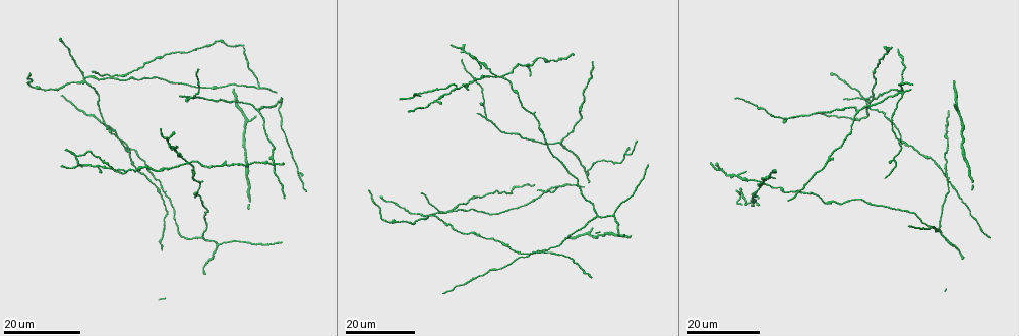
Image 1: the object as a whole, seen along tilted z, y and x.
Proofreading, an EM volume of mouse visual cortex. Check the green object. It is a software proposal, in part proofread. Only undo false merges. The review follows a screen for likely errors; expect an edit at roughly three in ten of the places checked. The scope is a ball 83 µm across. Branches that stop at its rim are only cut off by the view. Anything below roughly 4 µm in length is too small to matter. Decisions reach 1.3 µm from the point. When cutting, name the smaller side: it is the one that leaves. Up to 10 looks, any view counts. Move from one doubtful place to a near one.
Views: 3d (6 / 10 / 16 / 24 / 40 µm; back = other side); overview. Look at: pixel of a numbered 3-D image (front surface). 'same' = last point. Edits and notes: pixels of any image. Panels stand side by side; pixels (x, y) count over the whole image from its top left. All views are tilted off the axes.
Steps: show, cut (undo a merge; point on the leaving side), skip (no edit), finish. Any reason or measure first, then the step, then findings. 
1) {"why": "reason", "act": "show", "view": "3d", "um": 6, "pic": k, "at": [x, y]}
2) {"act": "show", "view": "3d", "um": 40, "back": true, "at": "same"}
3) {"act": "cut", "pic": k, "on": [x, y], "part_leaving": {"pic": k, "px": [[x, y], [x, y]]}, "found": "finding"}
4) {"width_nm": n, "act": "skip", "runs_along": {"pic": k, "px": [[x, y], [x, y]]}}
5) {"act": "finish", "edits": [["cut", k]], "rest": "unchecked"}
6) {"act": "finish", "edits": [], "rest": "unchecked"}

{"why": "a fork", "act": "show", "view": "3d", "um": 24, "pic": 1, "at": [566, 182]}

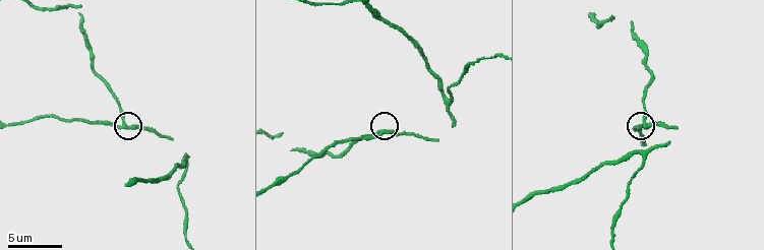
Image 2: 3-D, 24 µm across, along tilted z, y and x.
{"act": "show", "view": "3d", "um": 6, "pic": 2, "at": [645, 122]}

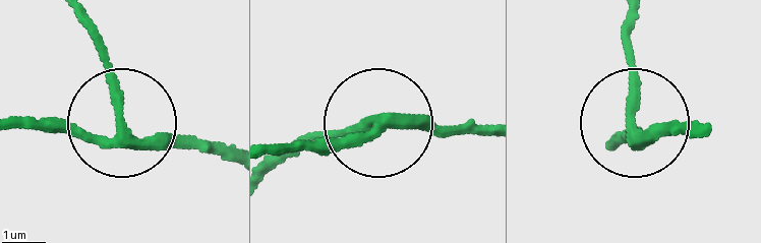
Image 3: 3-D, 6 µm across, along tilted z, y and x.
{"width_nm": 230, "act": "skip", "runs_along": {"pic": 3, "px": [[12, 119], [85, 133], [119, 122], [124, 101], [98, 26]]}, "found": "one cell here"}

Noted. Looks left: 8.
{"why": "three arms meet", "act": "show", "view": "3d", "um": 24, "pic": 1, "at": [857, 110]}

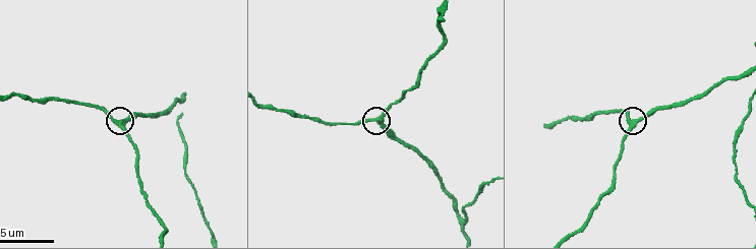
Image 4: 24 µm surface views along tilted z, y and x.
{"why": "closer look", "act": "show", "view": "3d", "um": 6, "pic": 4, "at": [630, 128]}

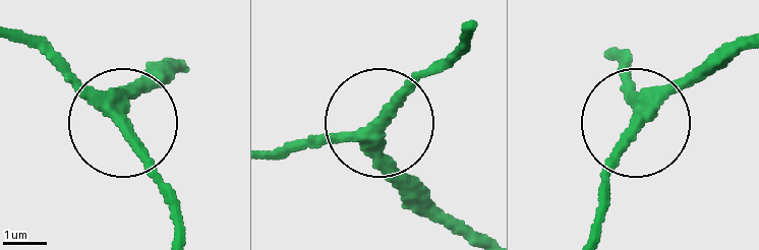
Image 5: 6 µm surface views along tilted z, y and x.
{"side_arm_um": 36, "arms": 3, "act": "skip", "found": "one cell here"}

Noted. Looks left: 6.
{"why": "four-way junction", "act": "show", "view": "3d", "um": 24, "pic": 1, "at": [448, 210]}

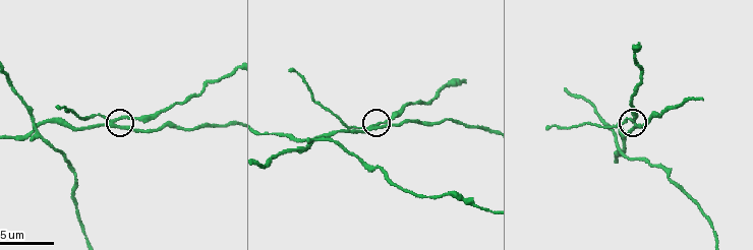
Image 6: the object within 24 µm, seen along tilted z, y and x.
{"act": "show", "view": "3d", "um": 6, "pic": 6, "at": [115, 124]}

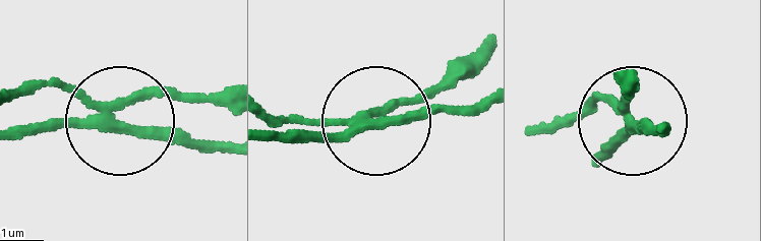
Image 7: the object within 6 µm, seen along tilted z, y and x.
{"why": "other side", "act": "show", "view": "3d", "um": 6, "back": true, "pic": 7, "at": [625, 114]}

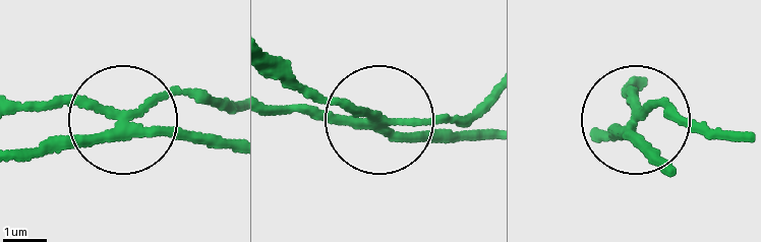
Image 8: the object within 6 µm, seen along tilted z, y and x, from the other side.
{"width_nm": 210, "act": "cut", "pic": 8, "on": [179, 92], "found": "a second cell is stuck on"}

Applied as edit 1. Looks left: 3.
{"why": "arms part here", "act": "show", "view": "3d", "um": 24, "pic": 1, "at": [597, 217]}

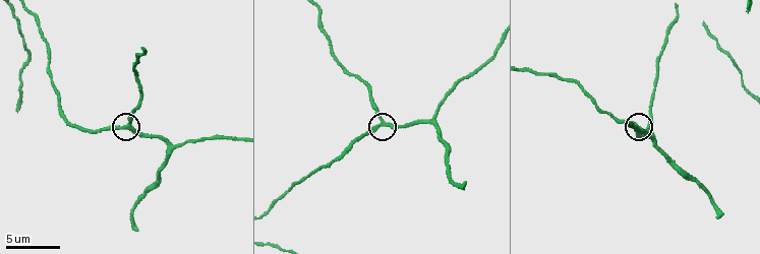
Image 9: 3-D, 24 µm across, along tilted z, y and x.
{"act": "show", "view": "3d", "um": 10, "pic": 9, "at": [382, 121]}

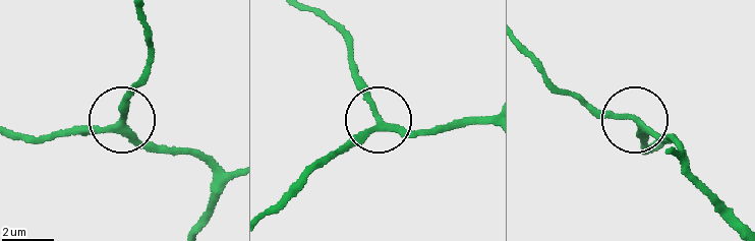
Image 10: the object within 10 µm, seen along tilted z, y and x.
{"arms": 3, "act": "skip", "runs_along": {"pic": 10, "px": [[14, 132], [54, 137], [125, 125], [165, 152]]}, "found": "continuous, no second cell"}

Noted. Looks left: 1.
{"act": "finish", "edits": [["cut", 8]], "rest": "unchecked"}

